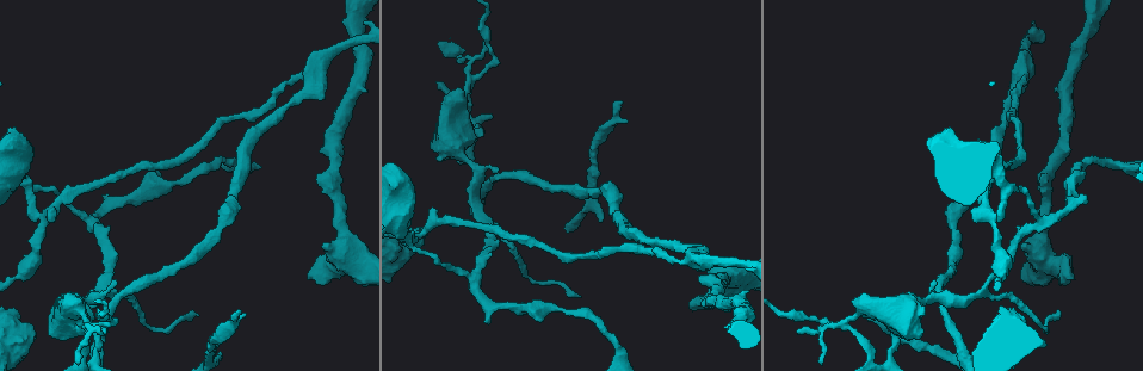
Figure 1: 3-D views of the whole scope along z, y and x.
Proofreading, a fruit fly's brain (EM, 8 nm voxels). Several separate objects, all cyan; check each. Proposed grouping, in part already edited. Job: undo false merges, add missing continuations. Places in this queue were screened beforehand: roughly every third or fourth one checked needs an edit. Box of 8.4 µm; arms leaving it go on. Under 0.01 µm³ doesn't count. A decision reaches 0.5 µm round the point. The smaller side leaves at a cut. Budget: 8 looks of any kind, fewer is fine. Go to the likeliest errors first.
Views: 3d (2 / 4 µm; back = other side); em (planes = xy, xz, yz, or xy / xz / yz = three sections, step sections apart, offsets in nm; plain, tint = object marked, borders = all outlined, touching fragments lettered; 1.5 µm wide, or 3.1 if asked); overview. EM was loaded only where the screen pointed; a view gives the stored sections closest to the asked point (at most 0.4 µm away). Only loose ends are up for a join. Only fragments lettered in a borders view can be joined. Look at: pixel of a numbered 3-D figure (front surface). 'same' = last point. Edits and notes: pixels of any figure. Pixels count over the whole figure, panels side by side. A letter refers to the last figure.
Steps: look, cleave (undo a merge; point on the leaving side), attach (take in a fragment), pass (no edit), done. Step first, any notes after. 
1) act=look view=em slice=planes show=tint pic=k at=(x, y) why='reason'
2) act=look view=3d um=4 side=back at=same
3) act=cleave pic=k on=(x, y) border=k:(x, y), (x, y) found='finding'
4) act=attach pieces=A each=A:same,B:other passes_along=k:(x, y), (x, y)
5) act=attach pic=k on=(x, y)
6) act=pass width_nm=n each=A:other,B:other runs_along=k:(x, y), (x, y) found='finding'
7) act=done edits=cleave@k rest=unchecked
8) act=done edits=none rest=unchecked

act=look view=em slice=xy step=4 show=borders pic=1 at=(240, 310) why='free end'

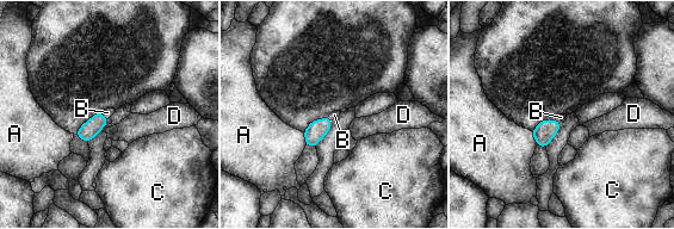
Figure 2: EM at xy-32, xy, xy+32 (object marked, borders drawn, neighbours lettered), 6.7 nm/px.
act=look view=em slice=planes show=borders at=same

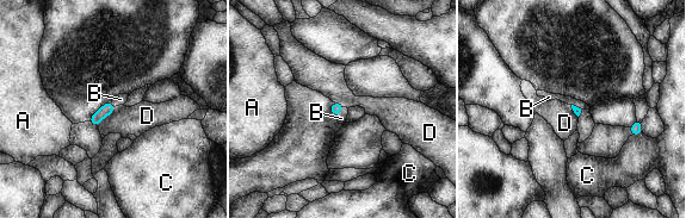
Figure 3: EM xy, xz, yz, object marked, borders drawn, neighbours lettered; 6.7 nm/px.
act=attach pieces=B each=A:other,B:same,C:other,D:other found='it goes on there'

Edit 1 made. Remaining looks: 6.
act=look view=3d um=4 pic=1 at=(689, 308) why='thick end'

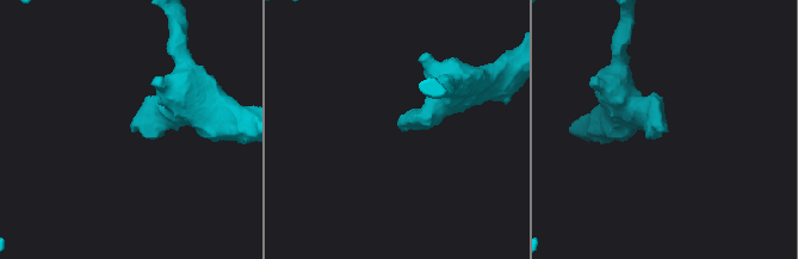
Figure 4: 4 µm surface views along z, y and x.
act=look view=em slice=xz step=8 show=borders pic=4 at=(398, 126)

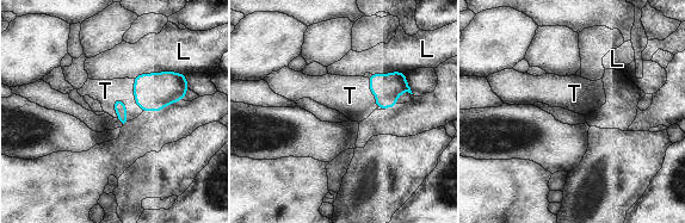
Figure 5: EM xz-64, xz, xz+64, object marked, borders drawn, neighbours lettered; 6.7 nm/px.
act=look view=em slice=planes show=borders at=same why='another direction'

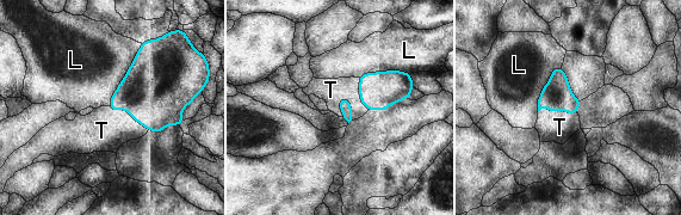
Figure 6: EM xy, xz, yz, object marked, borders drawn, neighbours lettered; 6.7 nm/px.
act=attach pieces=T longest_contact=L:480nm each=L:other,T:same found='it goes on there'

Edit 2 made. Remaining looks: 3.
act=look view=overview

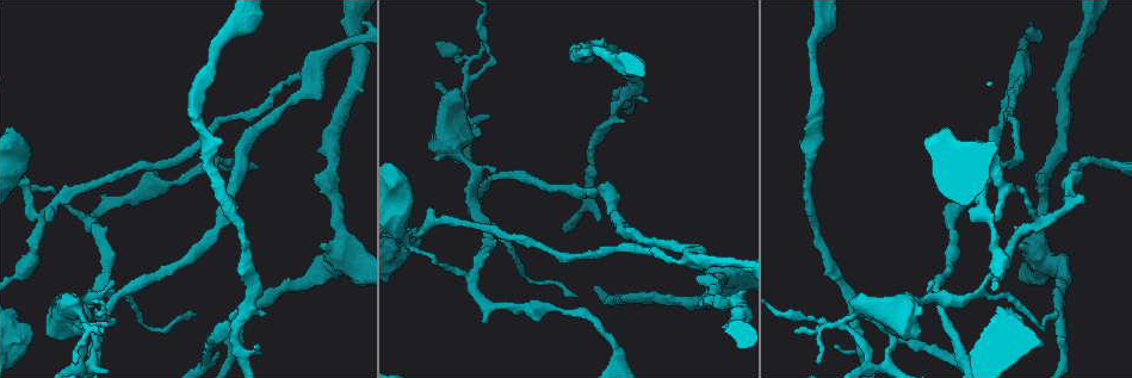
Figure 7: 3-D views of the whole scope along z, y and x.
act=look view=3d um=2 pic=7 at=(406, 238) why='branch point'

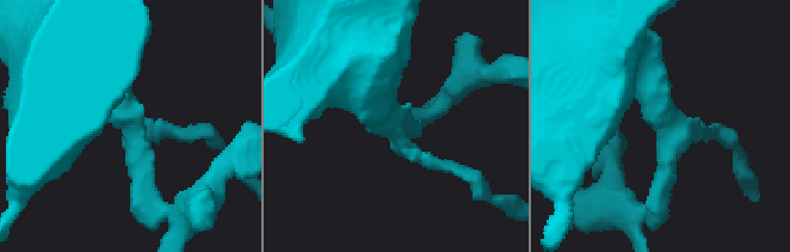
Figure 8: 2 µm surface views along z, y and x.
act=look view=em slice=planes show=borders pic=8 at=(131, 126) arms=3 why='shape alone is not enough'

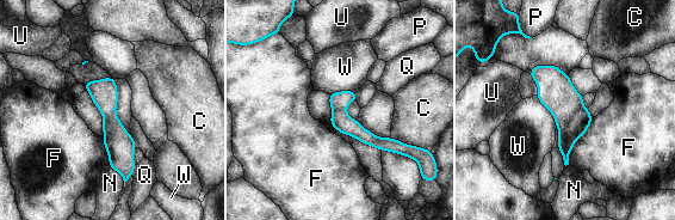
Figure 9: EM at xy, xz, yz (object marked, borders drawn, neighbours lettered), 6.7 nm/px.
act=cleave pic=9 on=(581, 120) each=C:other,F:other,N:other,P:other,Q:other,U:other,W:other border=9:(582, 107), (568, 124), (573, 141) found='two cells meet here'

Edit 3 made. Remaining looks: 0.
act=done edits=attach@3,attach@6,cleave@9 rest=unchecked

